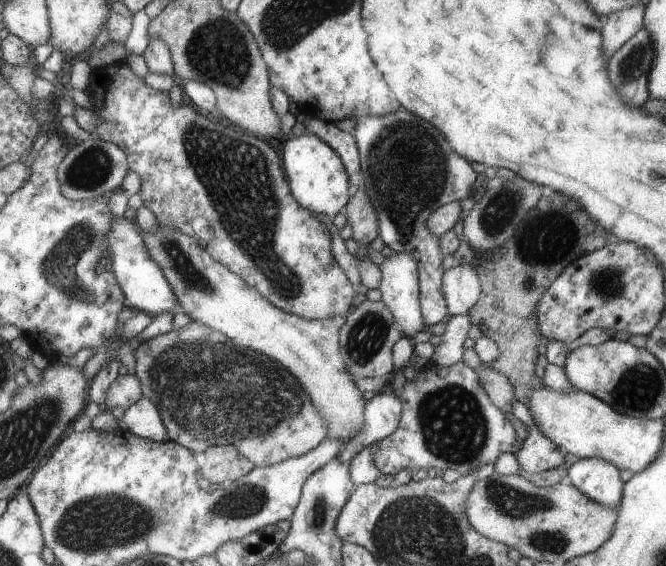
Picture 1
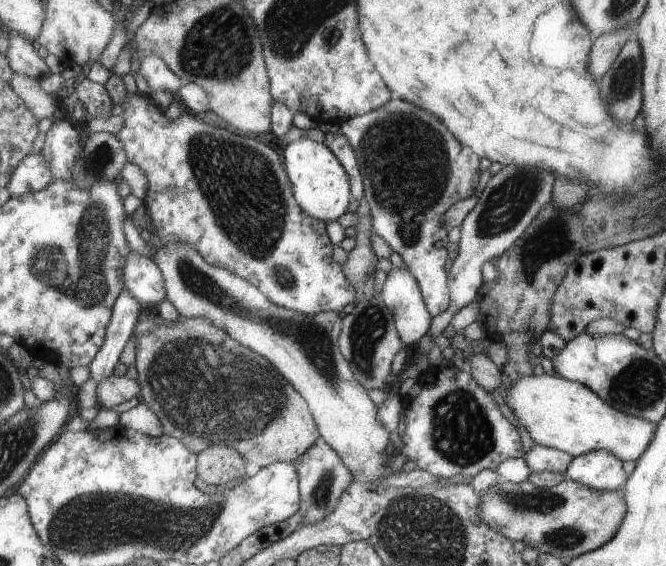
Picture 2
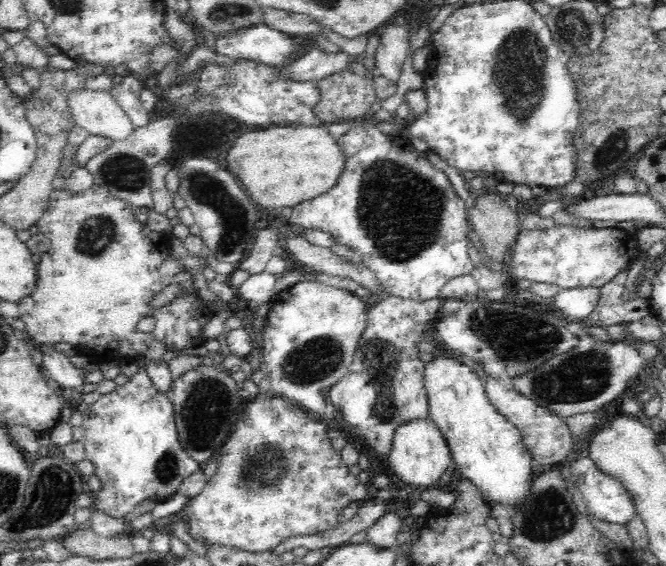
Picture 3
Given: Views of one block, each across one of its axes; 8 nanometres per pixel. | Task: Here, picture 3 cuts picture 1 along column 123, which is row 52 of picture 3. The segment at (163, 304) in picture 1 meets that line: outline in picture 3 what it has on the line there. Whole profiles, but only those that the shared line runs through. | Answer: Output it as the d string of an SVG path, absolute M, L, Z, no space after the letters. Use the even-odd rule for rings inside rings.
M256 24L240 28L236 32L218 34L214 50L220 56L244 58L278 66L292 52L292 48L292 38L288 38L288 34L270 30L266 24Z

